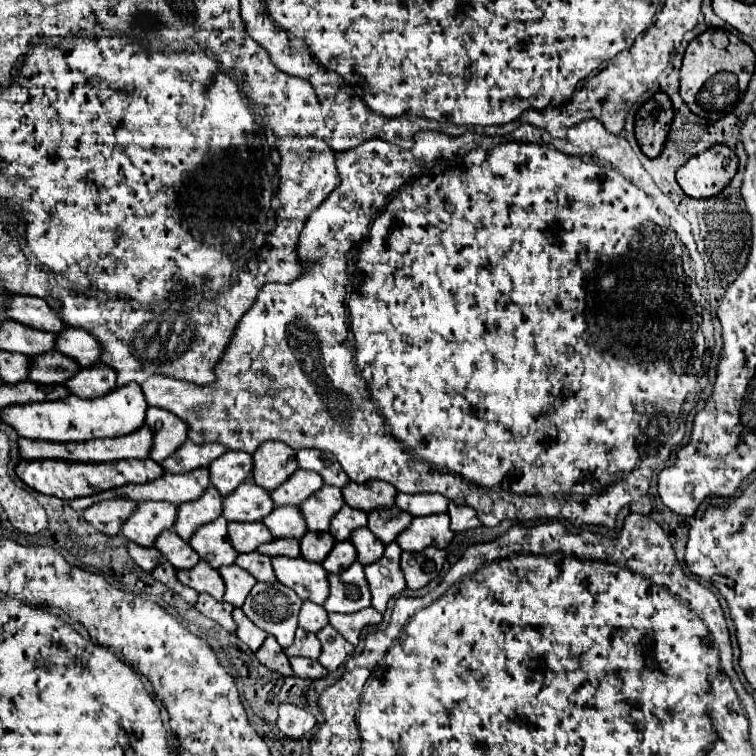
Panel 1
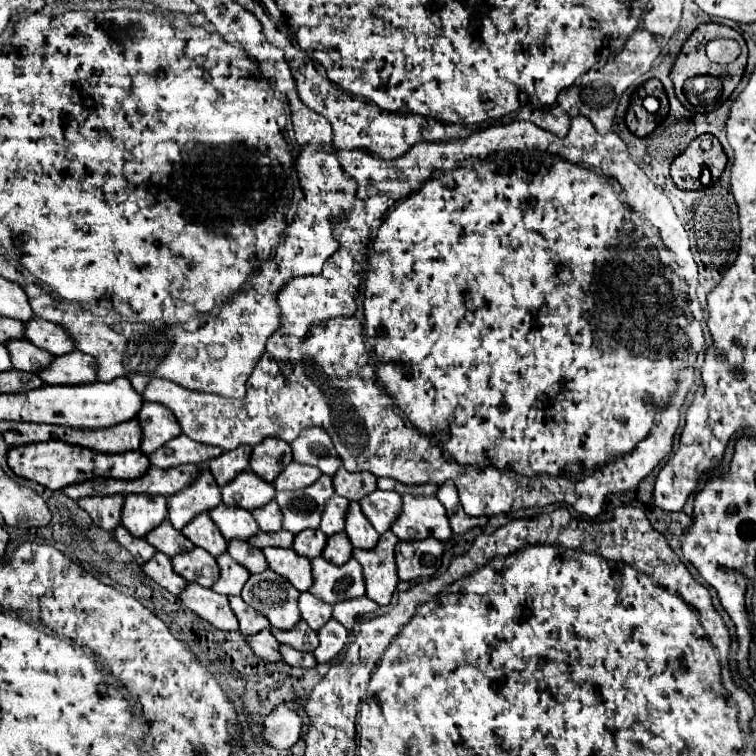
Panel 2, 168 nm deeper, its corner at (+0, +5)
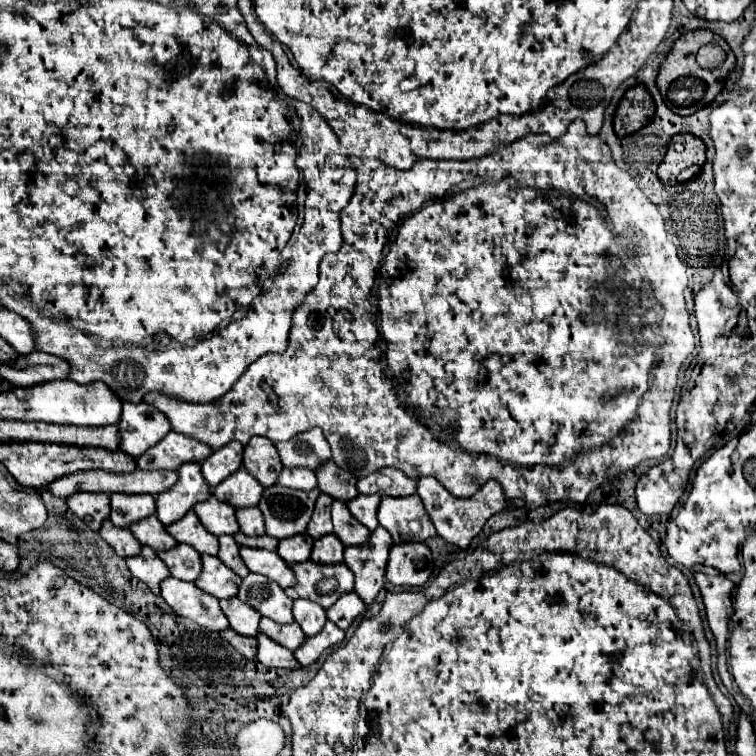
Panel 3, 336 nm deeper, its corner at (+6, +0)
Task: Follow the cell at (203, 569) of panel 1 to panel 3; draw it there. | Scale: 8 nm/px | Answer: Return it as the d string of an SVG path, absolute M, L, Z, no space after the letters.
M177 544L171 550L157 552L157 556L165 562L171 576L187 582L195 582L201 570L201 554L187 544Z

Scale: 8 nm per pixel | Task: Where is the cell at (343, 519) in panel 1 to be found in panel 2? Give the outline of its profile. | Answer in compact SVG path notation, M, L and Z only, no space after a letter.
M333 495L329 505L325 505L325 513L321 517L321 531L329 537L341 533L345 529L345 515L349 511L349 499Z

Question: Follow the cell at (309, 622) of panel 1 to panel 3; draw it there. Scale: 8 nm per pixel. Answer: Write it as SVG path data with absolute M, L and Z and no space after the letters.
M295 600L293 616L295 616L295 622L301 626L301 630L307 636L315 636L327 622L325 608L321 608L319 604L311 600Z

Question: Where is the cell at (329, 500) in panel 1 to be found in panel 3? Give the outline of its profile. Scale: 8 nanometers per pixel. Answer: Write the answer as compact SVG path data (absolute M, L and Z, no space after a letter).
M281 484L265 488L259 500L259 510L265 518L265 532L277 540L303 534L307 530L307 522L311 520L319 492L319 488L303 492L283 488Z

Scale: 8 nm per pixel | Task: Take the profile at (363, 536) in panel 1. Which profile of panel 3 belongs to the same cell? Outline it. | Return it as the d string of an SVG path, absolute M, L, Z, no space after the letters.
M333 500L333 532L339 536L339 540L345 546L355 546L355 544L363 544L369 538L369 530L357 522L351 512L347 510L347 504L341 500Z

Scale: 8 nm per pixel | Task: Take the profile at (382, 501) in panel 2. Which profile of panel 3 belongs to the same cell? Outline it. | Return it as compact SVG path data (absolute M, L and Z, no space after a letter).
M359 494L351 502L347 502L347 506L349 506L349 512L363 526L367 526L369 530L375 530L379 526L379 522L377 522L377 506L379 506L379 500L381 500L379 494L369 494L369 496Z

